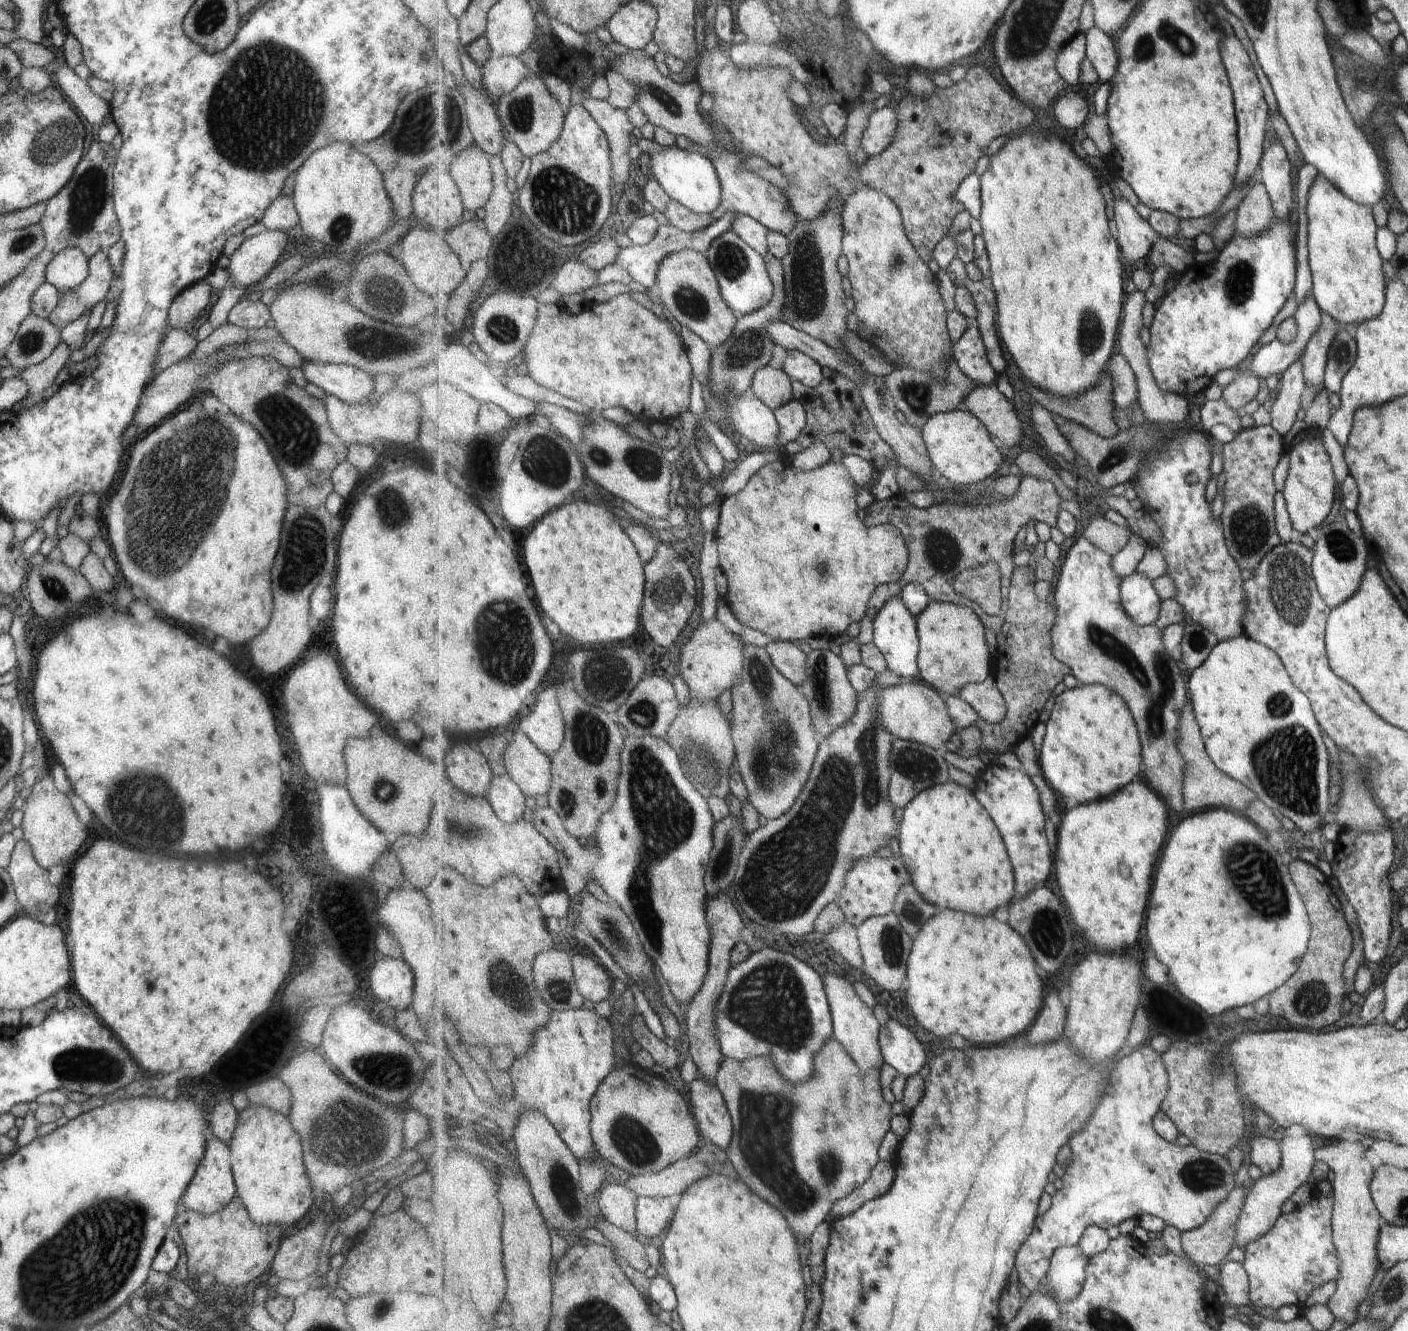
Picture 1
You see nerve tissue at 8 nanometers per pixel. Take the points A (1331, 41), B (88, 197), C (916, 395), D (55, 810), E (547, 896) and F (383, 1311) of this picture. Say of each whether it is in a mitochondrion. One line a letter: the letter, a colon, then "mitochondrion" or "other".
A: other
B: mitochondrion
C: mitochondrion
D: other
E: other
F: mitochondrion

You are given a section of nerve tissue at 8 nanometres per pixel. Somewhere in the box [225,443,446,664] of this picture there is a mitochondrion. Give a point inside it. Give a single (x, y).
(305, 541)

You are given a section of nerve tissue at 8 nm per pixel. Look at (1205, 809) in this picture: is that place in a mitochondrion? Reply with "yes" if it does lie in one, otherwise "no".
no

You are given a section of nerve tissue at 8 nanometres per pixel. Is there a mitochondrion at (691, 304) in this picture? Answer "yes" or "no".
yes

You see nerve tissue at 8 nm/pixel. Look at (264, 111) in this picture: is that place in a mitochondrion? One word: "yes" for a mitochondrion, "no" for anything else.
yes

